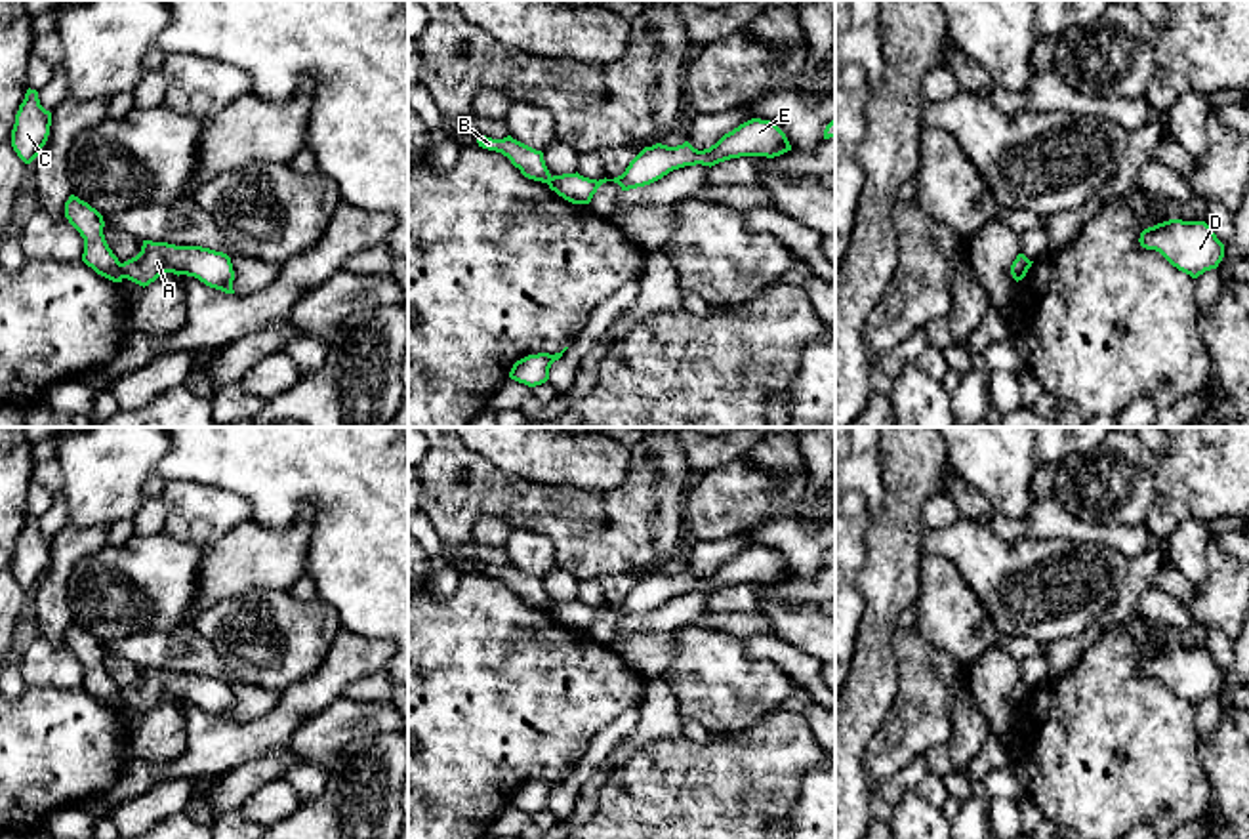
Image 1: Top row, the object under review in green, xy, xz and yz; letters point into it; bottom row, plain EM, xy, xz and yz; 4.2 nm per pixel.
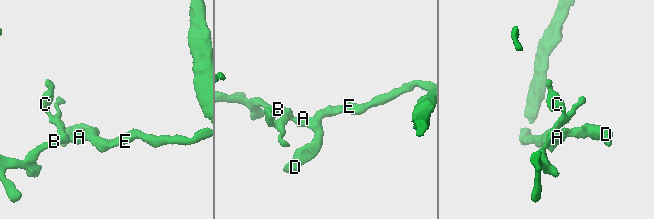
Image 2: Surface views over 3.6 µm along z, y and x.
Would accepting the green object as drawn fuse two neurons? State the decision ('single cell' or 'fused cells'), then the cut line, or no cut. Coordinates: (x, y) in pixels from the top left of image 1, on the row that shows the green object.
fused cells; cut in xy along (121, 264), (124, 277)

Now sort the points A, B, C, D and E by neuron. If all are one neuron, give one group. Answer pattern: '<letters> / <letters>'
A D E / B C

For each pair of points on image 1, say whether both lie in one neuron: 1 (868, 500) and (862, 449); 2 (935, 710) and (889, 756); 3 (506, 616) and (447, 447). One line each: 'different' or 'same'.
1: same
2: same
3: different

